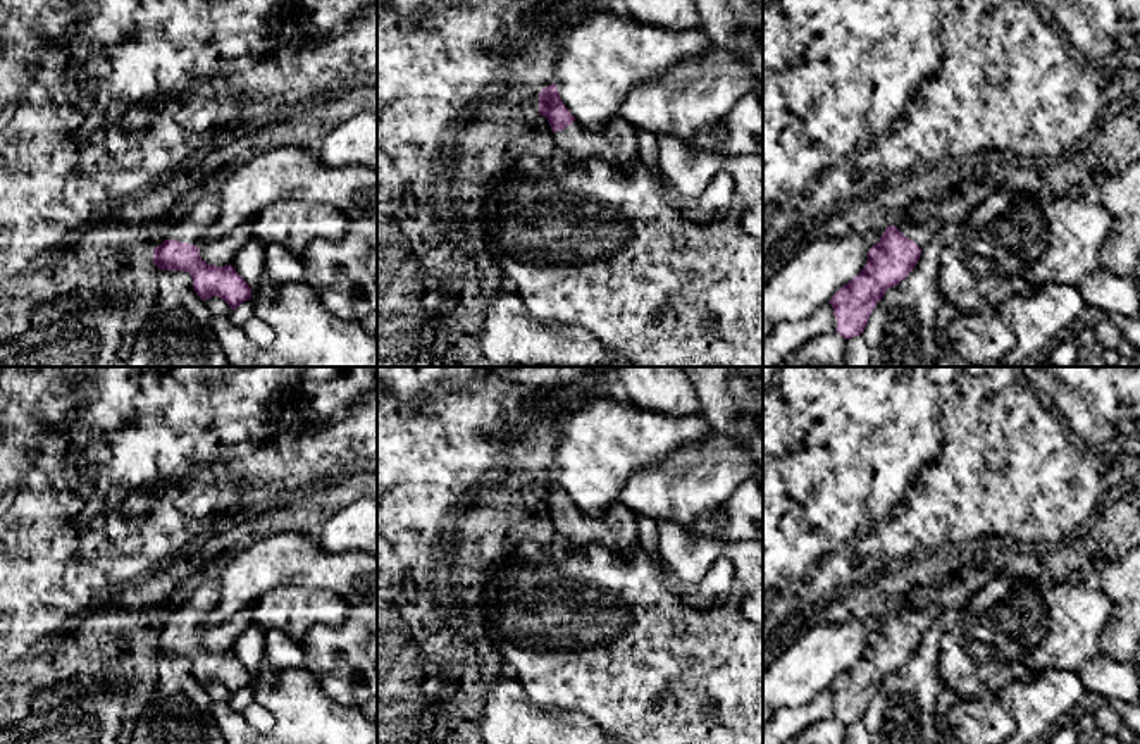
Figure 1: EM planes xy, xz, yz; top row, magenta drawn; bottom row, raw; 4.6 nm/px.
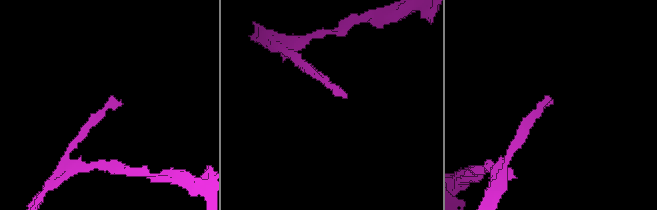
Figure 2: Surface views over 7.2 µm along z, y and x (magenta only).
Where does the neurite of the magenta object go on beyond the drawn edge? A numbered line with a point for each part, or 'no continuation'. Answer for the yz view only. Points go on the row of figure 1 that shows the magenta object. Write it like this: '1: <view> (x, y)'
1: yz (927, 224)

